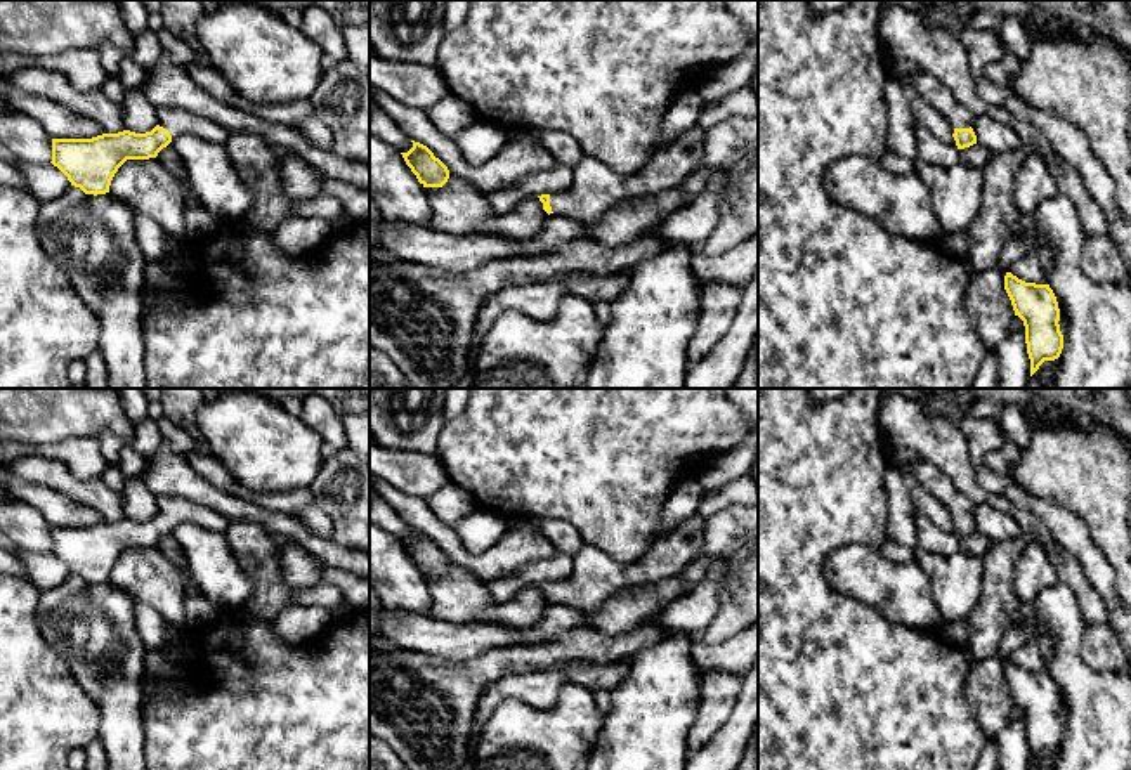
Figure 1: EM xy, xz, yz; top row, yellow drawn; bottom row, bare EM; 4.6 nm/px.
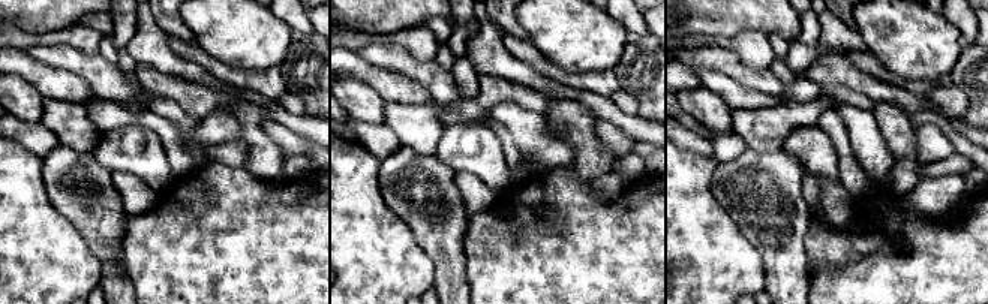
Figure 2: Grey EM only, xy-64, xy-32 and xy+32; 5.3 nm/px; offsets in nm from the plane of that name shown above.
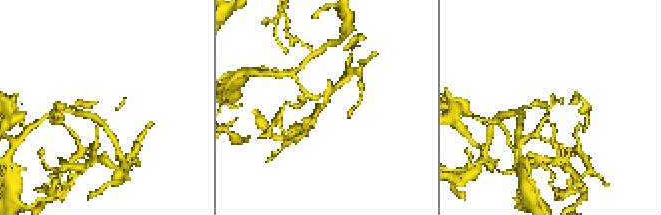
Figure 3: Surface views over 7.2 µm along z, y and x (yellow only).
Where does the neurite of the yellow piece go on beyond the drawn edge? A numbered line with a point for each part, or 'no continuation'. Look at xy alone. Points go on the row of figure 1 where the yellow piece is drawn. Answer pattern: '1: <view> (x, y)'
1: xy (177, 122)

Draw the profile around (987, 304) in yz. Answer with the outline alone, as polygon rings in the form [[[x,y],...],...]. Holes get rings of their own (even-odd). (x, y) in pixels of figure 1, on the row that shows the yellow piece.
[[[996,264],[982,272],[971,272],[964,295],[968,312],[985,350],[996,352],[1010,335],[1015,310],[1004,290],[1006,272]]]

